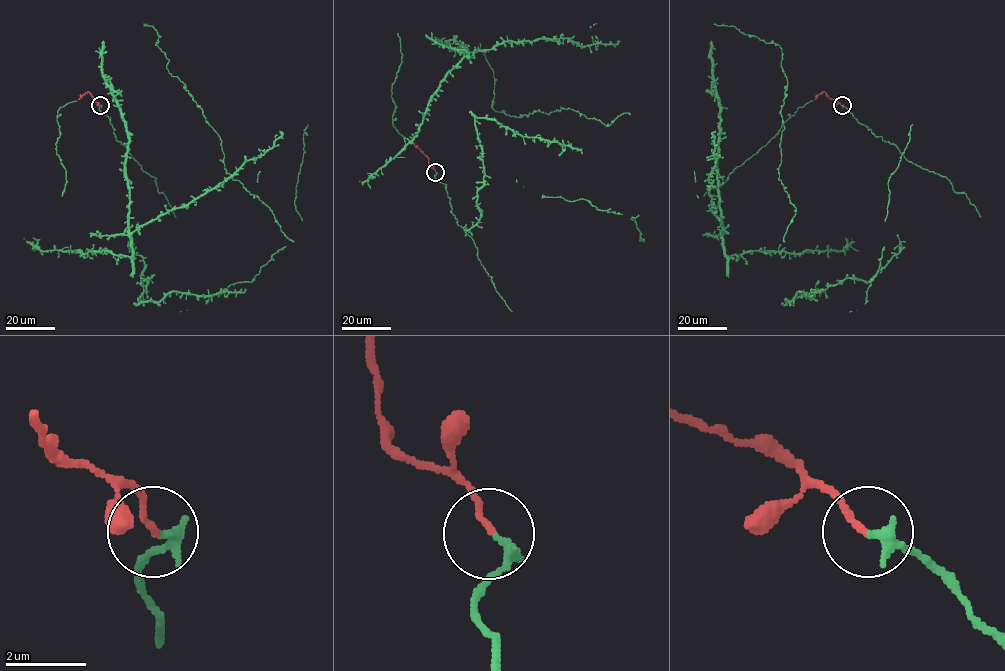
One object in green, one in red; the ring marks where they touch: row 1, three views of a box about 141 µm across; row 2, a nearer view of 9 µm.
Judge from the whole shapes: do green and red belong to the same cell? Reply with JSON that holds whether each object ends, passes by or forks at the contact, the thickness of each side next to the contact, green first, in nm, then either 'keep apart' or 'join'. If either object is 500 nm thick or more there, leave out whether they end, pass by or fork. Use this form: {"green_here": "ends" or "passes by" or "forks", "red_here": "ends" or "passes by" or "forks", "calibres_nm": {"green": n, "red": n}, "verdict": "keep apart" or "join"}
{"green_here": "ends", "red_here": "ends", "calibres_nm": {"green": 280, "red": 160}, "verdict": "join"}

